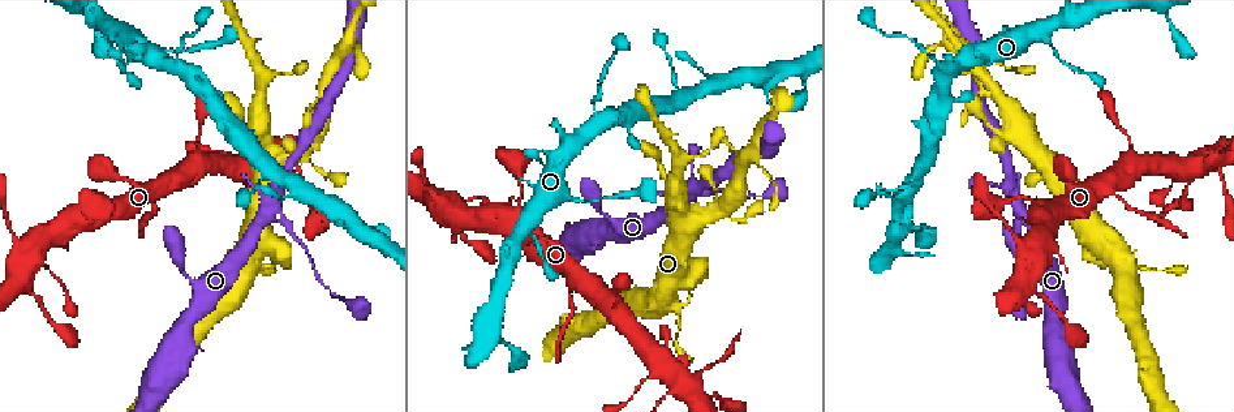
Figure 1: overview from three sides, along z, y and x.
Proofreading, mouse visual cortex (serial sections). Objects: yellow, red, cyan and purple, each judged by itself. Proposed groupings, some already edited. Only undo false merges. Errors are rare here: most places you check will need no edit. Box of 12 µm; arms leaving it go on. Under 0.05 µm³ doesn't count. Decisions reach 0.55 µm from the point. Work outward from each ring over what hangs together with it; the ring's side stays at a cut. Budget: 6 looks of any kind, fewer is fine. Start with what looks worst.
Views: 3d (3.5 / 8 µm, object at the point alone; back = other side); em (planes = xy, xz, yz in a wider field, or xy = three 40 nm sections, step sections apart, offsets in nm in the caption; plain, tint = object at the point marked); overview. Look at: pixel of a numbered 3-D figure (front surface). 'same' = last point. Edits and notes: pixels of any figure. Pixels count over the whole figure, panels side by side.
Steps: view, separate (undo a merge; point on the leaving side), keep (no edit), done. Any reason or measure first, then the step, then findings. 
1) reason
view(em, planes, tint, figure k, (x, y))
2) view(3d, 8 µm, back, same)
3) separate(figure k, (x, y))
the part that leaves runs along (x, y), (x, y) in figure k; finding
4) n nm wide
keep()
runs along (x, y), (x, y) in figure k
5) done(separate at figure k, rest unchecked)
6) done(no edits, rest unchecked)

thin arm on a thick one
view(3d, 3.5 µm, figure 1, (943, 64))

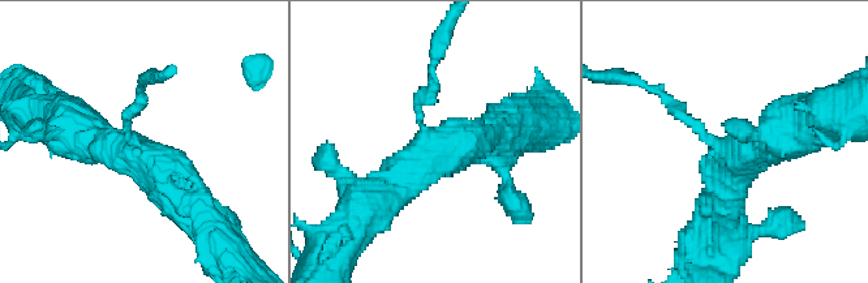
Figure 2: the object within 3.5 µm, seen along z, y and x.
view(em, xy, step 5, tint, figure 2, (422, 141))

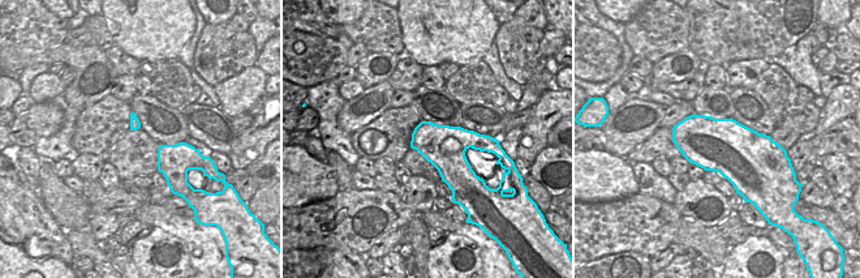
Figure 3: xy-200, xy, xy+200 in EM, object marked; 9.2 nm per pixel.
keep()
runs along (67, 125), (130, 154), (190, 214) in figure 2; all the same cell

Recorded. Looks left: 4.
thin arm on a thick one
view(3d, 3.5 µm, figure 1, (682, 388))

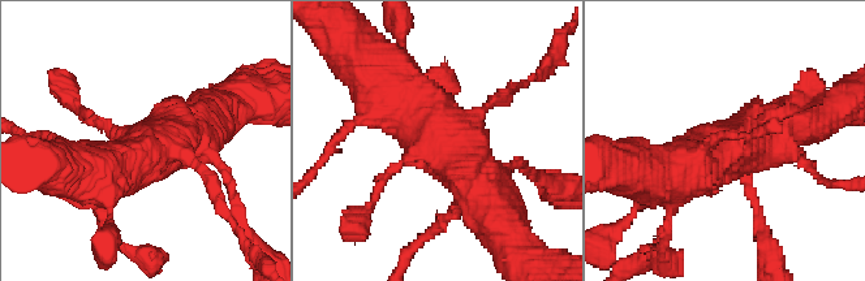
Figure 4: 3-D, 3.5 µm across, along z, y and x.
shape alone is not enough
view(em, xy, step 5, tint, figure 4, (436, 149))

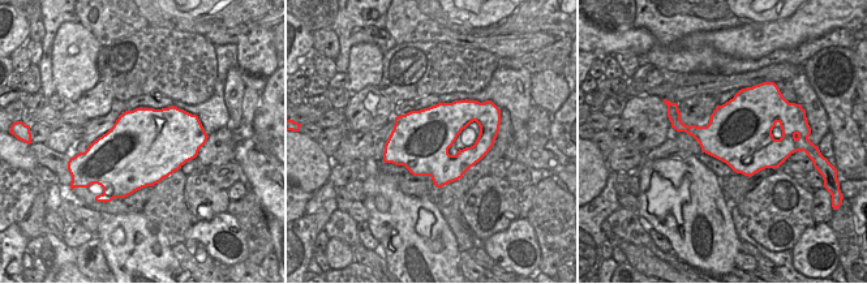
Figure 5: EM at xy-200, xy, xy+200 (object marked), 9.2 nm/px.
keep()
runs along (374, 68), (482, 184) in figure 4; all the same cell

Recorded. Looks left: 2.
three-way junction
view(3d, 3.5 µm, figure 1, (1039, 30))

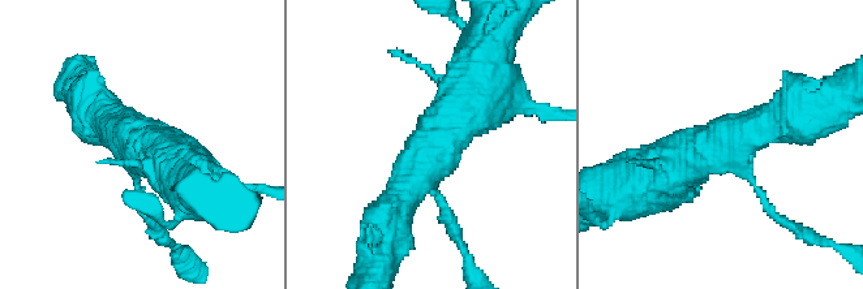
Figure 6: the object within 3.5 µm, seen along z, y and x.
3 arms; arms of 100, 450, 500 nm; shape alone is not enough
view(em, xy, step 5, tint, figure 6, (139, 142))

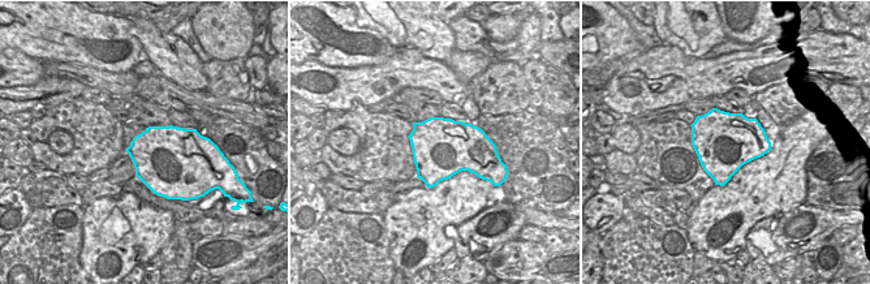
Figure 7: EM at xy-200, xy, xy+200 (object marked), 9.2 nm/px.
keep()
runs along (480, 65), (395, 212) in figure 6; all the same cell

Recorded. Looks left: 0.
done(no edits, rest unchecked)

